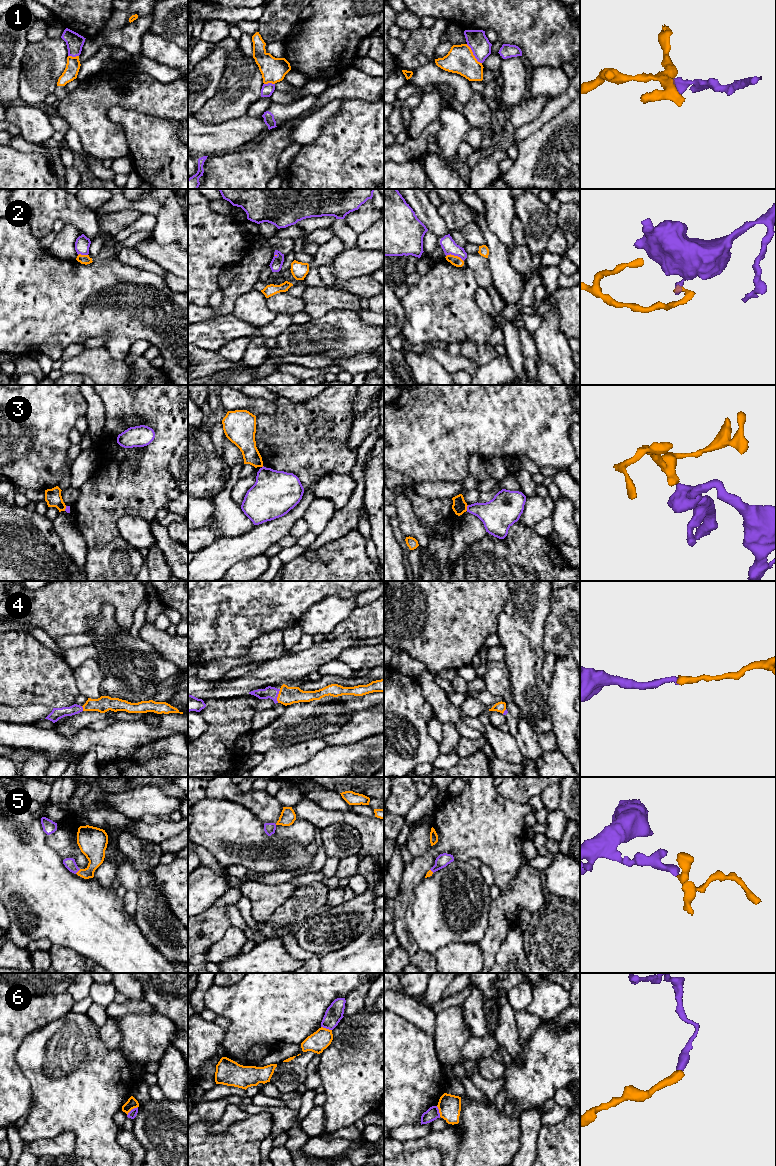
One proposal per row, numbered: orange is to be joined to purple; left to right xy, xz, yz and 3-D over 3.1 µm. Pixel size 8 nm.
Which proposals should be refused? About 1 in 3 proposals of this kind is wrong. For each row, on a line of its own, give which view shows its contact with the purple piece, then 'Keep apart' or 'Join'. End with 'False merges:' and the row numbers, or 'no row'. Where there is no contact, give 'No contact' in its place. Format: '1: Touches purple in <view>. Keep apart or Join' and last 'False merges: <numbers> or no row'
1: Touches purple in yz. Keep apart
2: Touches purple in yz. Keep apart
3: Touches purple in yz. Keep apart
4: Touches purple in xz. Join
5: Touches purple in xy. Join
6: Touches purple in xy. Keep apart
False merges: 1, 2, 3, 6

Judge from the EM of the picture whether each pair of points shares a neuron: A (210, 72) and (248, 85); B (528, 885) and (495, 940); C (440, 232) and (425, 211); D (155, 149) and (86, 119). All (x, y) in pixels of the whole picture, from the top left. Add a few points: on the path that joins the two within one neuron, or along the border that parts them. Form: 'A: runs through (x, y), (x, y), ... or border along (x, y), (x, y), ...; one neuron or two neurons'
A: border along (230, 54), (219, 87), (210, 97); two neurons
B: runs through (515, 899), (504, 910), (498, 926); one neuron
C: runs through (438, 227), (429, 216); one neuron
D: border along (110, 118), (123, 130), (130, 154); two neurons

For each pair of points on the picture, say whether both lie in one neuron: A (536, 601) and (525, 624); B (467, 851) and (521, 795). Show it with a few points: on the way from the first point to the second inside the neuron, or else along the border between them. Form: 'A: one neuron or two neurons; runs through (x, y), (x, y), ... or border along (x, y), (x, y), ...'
A: one neuron; runs through (530, 607), (525, 612), (525, 618)
B: two neurons; border along (495, 788), (506, 798), (520, 803), (527, 803)

